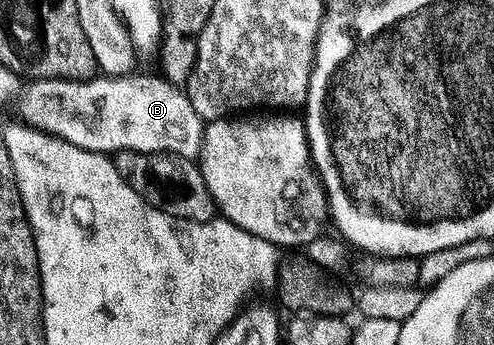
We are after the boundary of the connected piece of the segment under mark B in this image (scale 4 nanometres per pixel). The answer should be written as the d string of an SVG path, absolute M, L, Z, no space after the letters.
M98 75L91 81L33 81L32 84L20 94L16 102L17 113L22 122L28 125L30 129L37 129L40 133L48 133L51 137L58 137L75 147L79 147L88 153L103 153L106 155L116 155L123 151L135 151L136 153L169 153L173 157L185 157L188 159L197 159L201 155L201 145L204 143L206 122L195 113L195 108L189 102L189 97L185 91L178 86L172 85L170 81L165 80L164 76L157 77L137 77L130 75L127 77L106 77Z

